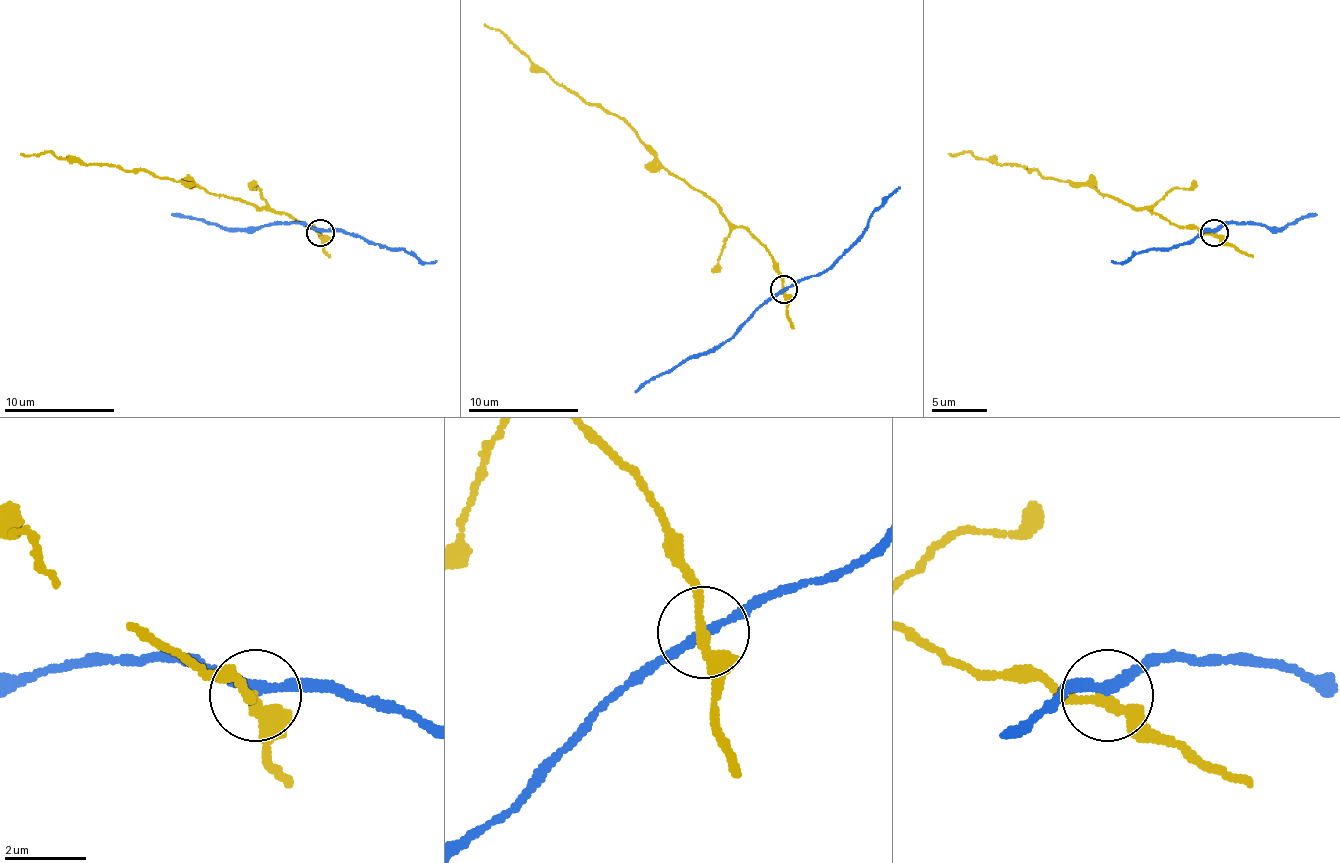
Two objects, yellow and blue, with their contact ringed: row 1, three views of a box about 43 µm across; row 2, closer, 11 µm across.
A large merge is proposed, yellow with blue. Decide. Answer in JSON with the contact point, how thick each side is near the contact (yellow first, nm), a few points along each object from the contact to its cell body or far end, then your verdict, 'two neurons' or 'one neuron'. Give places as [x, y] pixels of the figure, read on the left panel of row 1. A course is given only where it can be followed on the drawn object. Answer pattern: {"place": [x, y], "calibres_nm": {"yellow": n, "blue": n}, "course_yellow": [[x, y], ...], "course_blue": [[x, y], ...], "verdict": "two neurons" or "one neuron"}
{"place": [320, 232], "calibres_nm": {"yellow": 240, "blue": 240}, "course_yellow": [[319, 232], [283, 212], [256, 210], [244, 201], [214, 196], [197, 185], [59, 160], [48, 151], [20, 154]], "course_blue": [[319, 232], [303, 223], [219, 229], [200, 218], [172, 215]], "verdict": "two neurons"}

